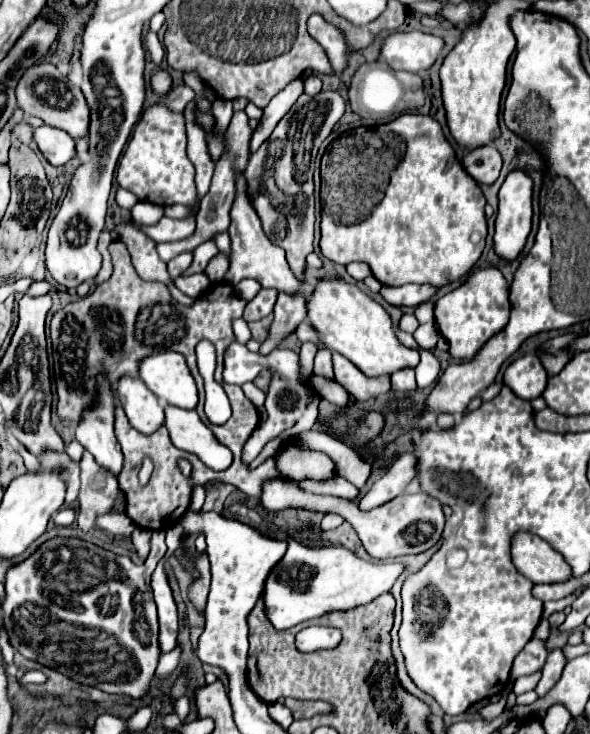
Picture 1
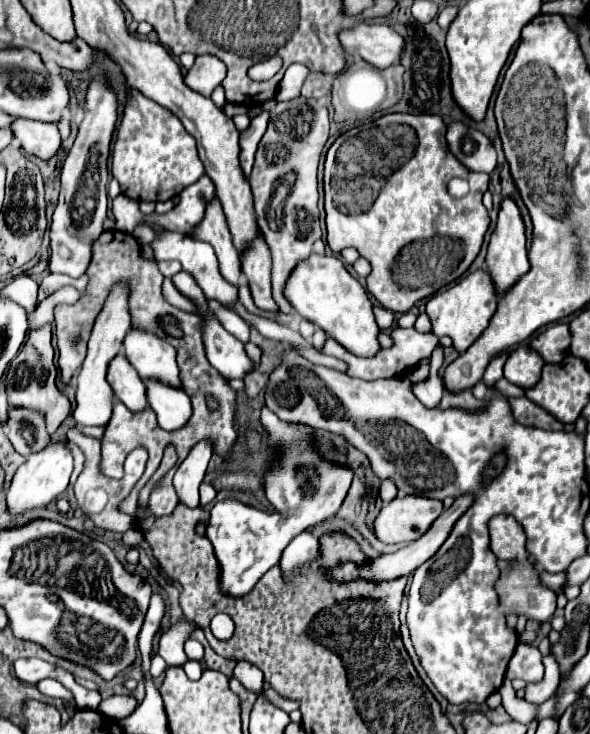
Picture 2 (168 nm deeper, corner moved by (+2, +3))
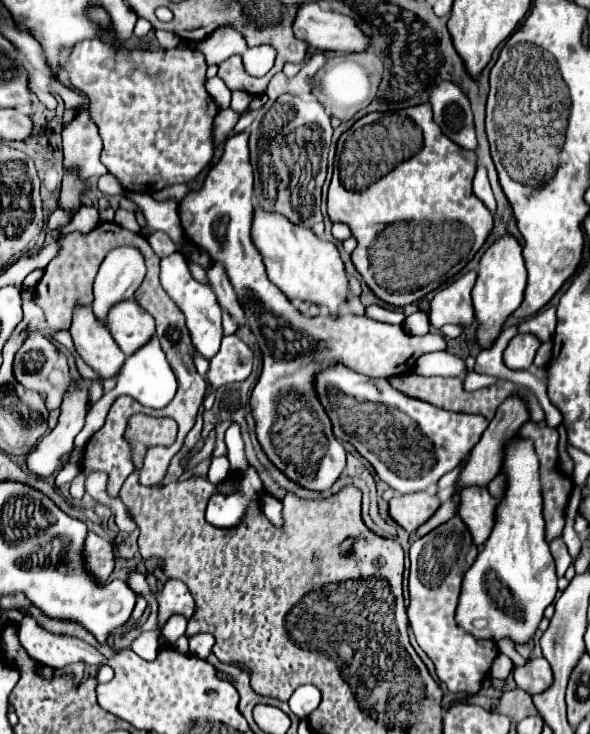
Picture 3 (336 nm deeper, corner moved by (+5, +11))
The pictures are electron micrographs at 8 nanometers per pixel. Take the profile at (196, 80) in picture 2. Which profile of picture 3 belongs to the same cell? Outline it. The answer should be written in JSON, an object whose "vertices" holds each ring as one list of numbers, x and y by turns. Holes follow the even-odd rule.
{"vertices":[[225,27,225,29,217,29,211,35,207,35,203,41,197,43,195,49,203,53,207,65,219,65,227,57,245,51,247,45,245,45,245,39,237,31]]}

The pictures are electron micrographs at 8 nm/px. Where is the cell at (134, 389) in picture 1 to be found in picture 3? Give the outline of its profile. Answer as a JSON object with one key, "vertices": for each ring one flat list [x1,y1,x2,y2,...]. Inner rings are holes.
{"vertices":[[89,305,75,309,69,333,77,353,93,371,97,371,103,379,117,377,125,355,119,345,115,345,111,333,107,333,107,327,95,319]]}

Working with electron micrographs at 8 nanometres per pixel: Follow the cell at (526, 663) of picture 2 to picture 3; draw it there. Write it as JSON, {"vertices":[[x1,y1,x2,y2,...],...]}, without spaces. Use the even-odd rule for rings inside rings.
{"vertices":[[539,657,539,659,525,661,525,665,515,665,513,679,515,679,517,687,521,687,529,695,533,695,533,693,545,691,551,685,553,673,551,673,549,663,543,657]]}

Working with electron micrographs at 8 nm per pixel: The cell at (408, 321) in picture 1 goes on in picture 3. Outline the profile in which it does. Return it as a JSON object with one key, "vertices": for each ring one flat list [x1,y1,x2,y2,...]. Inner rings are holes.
{"vertices":[[371,305,371,307,367,307,367,317,375,319,375,321,381,321,381,323,401,325,403,319,405,319,405,313,403,311,393,311,393,309,385,309,385,307]]}

